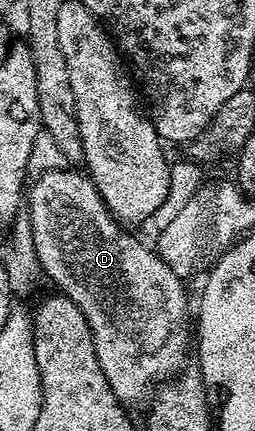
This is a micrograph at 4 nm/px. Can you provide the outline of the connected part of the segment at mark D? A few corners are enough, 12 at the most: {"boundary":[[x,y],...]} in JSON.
{"boundary":[[85,172],[37,174],[41,272],[86,317],[116,399],[187,368],[183,278]]}

